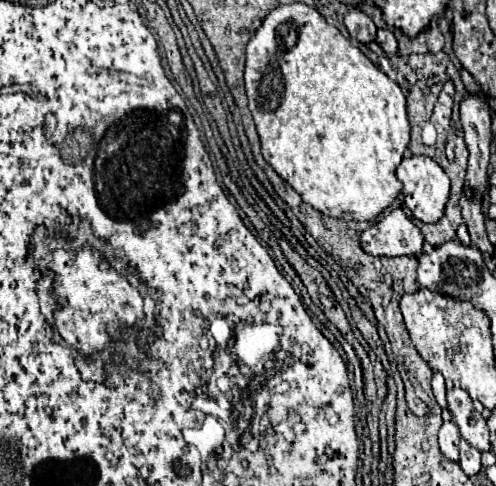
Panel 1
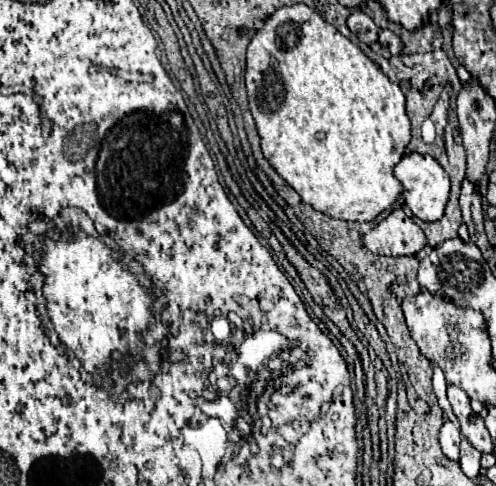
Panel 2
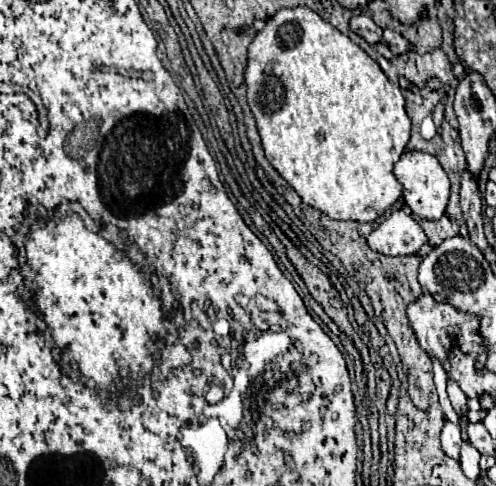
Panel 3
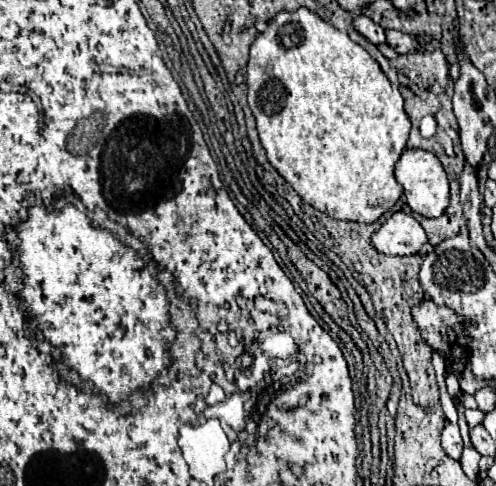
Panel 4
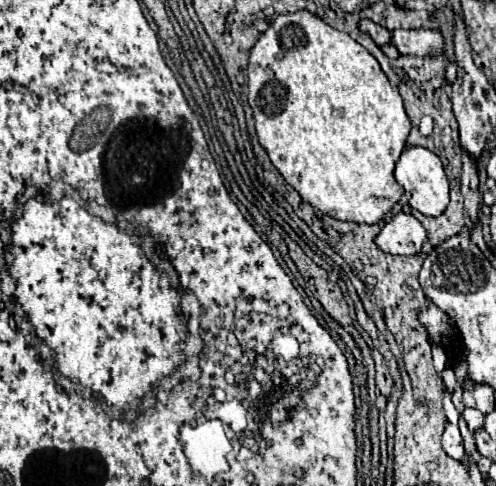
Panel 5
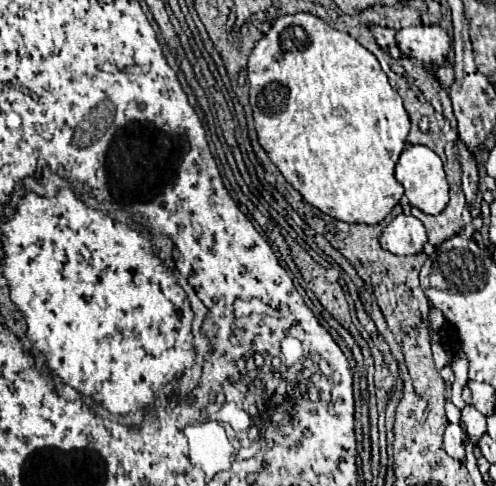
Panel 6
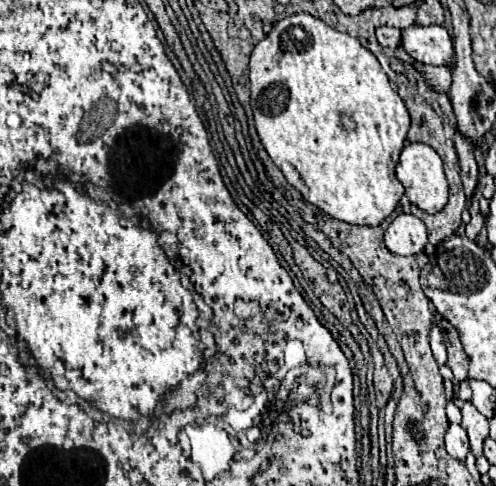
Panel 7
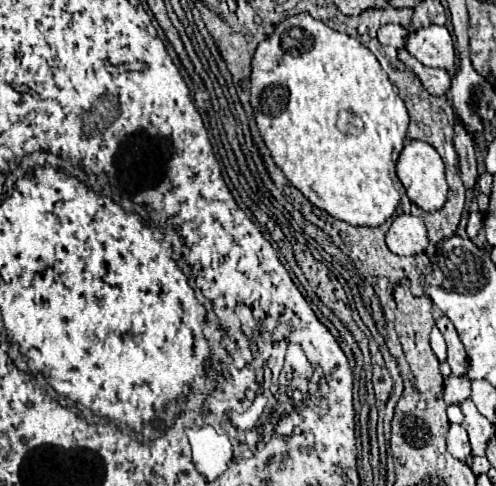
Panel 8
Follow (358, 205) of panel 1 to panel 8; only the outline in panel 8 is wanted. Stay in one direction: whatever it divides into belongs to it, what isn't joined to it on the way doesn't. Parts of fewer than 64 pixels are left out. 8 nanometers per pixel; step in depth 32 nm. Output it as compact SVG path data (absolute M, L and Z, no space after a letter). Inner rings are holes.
M296 14L296 16L290 16L286 20L282 20L274 32L258 44L254 56L252 56L252 74L250 74L250 104L254 108L254 118L256 118L256 126L258 126L258 132L266 144L266 148L270 150L276 166L284 172L286 180L296 186L314 206L318 206L320 210L328 212L330 216L338 218L338 220L344 220L352 226L380 226L384 224L398 208L400 204L400 198L404 196L404 186L402 182L398 180L396 176L396 160L402 152L402 146L404 146L404 138L406 138L406 130L408 130L408 110L402 102L402 98L398 96L398 92L394 92L394 86L392 82L388 80L388 74L380 68L380 62L376 60L376 56L366 48L362 46L356 38L348 36L348 34L340 34L336 30L332 30L330 26L326 26L322 20L316 20L312 18L310 14ZM340 114L346 114L348 120L344 120Z

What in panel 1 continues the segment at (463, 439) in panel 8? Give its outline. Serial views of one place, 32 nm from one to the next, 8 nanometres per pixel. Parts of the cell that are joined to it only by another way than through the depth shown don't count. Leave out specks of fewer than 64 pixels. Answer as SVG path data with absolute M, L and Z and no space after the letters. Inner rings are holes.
M444 422L440 432L438 432L438 442L440 450L448 460L458 462L458 442L460 442L460 432L454 422Z

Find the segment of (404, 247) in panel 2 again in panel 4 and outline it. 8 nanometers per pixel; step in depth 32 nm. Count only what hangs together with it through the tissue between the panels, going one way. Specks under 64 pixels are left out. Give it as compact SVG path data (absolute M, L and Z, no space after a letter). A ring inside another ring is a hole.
M402 210L394 212L370 238L370 244L388 256L416 254L426 242L428 238L422 226Z

